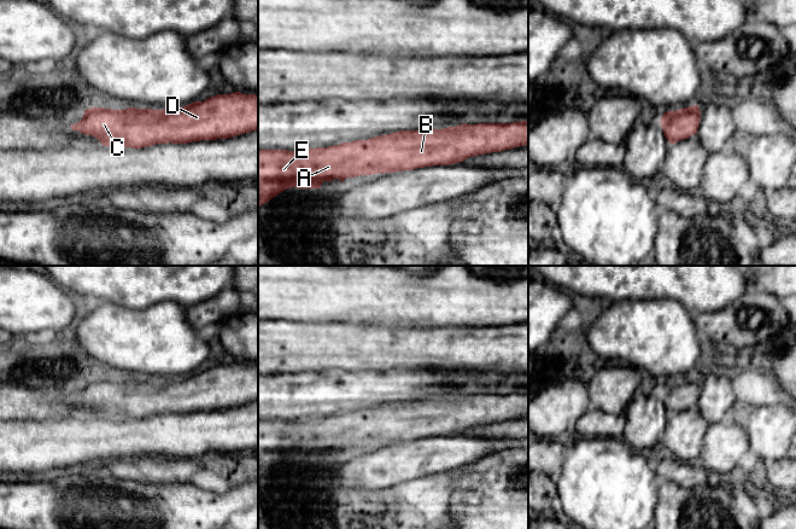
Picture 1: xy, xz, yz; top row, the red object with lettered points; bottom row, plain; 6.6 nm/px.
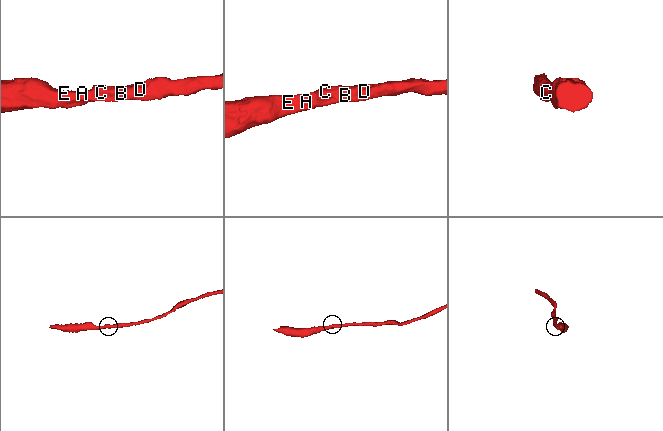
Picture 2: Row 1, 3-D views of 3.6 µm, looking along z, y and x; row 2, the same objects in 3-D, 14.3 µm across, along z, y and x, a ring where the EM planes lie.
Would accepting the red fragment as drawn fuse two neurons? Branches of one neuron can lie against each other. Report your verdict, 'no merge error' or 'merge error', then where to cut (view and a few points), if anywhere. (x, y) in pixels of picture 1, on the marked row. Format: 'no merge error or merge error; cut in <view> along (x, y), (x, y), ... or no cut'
no merge error; no cut

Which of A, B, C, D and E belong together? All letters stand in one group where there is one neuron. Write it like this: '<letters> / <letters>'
A B C D E

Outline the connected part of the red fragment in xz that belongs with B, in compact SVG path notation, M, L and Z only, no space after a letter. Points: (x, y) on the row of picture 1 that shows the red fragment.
M528 121L460 124L443 129L400 130L328 147L258 150L258 208L287 188L320 188L323 181L385 174L432 165L449 165L469 157L528 145Z

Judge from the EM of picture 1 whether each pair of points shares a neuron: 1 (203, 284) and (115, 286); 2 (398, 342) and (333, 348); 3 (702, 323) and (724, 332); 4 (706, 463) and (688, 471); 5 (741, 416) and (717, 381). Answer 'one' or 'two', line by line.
1: one
2: one
3: one
4: two
5: two

